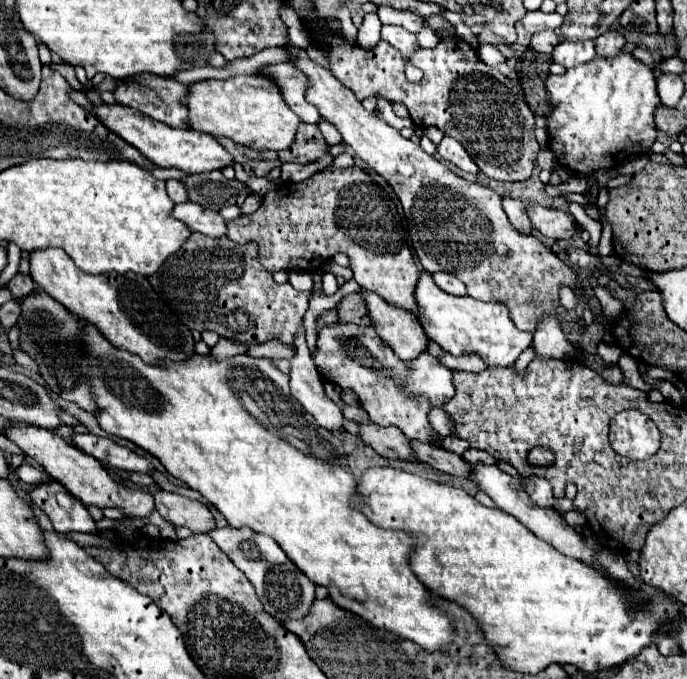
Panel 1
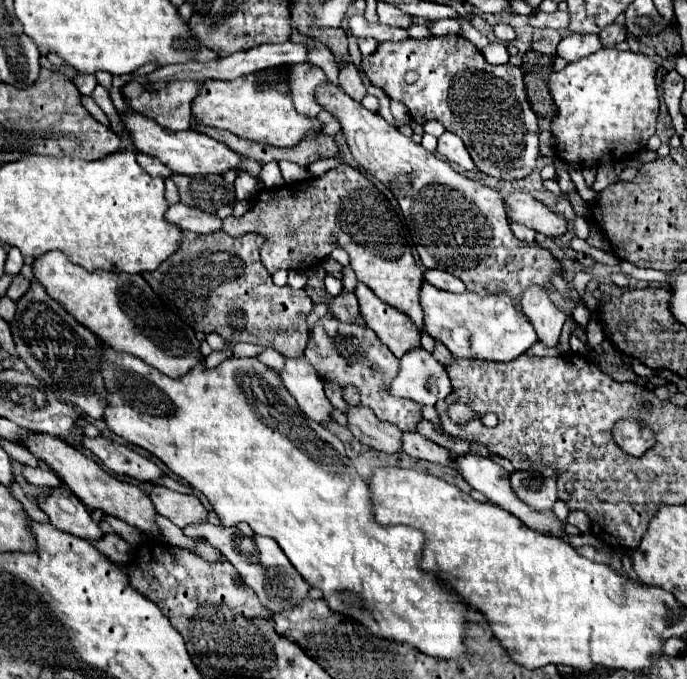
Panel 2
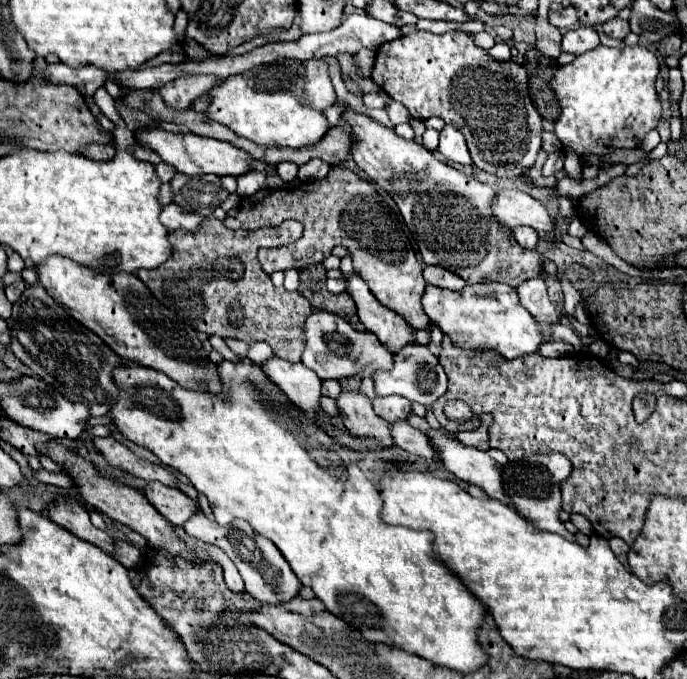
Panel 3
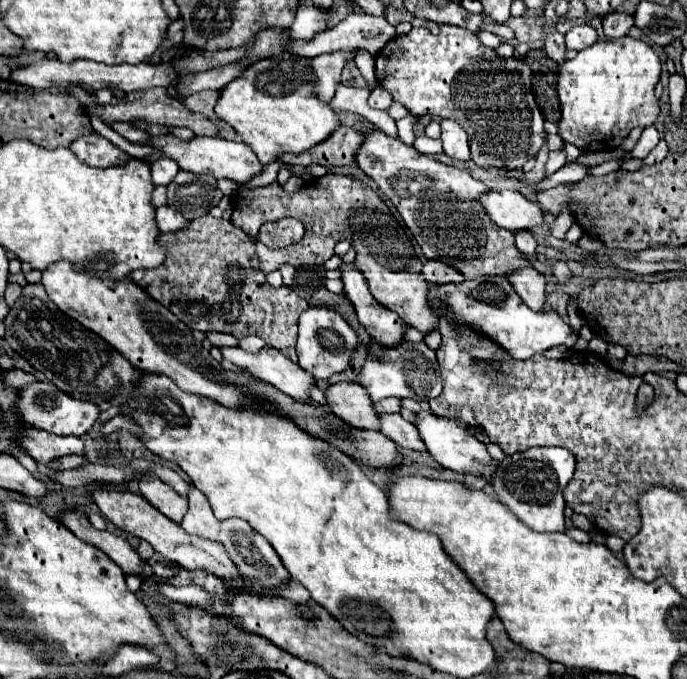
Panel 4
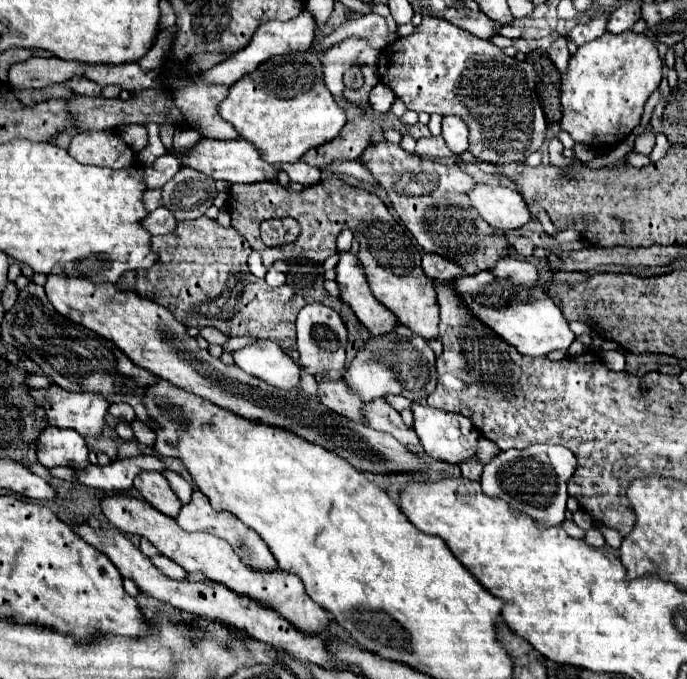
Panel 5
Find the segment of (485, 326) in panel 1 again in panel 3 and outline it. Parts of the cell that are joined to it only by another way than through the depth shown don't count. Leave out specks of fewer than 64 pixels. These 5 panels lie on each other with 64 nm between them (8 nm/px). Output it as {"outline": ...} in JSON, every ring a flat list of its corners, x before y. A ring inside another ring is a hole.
{"outline":[[502,282,466,284,460,292,426,286,422,306,424,306,428,318,432,320,432,324,438,326,442,332,446,332,452,338,452,342,460,348,496,350,498,354,502,354,508,360,538,352,540,344,556,342,556,340,568,342,576,350,582,348,580,336,562,322,548,324,548,334,544,334,540,328,540,322,520,304,516,290]]}

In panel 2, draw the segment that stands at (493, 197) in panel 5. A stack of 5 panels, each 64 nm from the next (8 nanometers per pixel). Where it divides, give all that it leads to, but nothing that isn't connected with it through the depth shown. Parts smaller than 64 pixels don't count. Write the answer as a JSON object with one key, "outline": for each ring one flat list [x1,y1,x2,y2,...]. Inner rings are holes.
{"outline":[[528,192,508,194,504,198,504,206,510,222,526,224,528,228,546,236,560,236,566,232,566,220,560,214,548,210,542,202,532,198]]}

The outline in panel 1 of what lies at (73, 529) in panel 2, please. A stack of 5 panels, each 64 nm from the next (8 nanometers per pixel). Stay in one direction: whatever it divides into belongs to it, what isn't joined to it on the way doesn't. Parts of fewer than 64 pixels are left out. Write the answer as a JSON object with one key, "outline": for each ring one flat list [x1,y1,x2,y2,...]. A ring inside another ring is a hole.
{"outline":[[60,482,40,484,30,492,30,498,36,506,40,506,56,532,82,532,82,534,96,534,96,522,88,514,86,506,74,498]]}

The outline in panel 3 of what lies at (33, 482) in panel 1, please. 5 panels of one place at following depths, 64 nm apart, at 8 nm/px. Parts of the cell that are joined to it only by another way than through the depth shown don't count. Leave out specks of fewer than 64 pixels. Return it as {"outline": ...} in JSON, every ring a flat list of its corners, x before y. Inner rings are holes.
{"outline":[[40,470,40,472,36,472,36,478,38,478,40,482,54,484,54,486,60,486,60,488,72,488,72,486,74,486,72,476,66,474,66,472,48,472,48,470]]}

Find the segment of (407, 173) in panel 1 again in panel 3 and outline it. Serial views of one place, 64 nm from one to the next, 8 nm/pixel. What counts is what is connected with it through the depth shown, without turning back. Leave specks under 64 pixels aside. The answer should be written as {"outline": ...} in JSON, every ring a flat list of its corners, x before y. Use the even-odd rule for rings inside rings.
{"outline":[[344,112,344,118,356,138,352,144,356,164,394,198,426,264,448,268,468,284,500,280,518,286,522,280,540,274,542,256,536,250,522,250,512,230,494,220,490,204,496,190,492,186,440,162,424,146,400,138,394,130,364,114]]}

